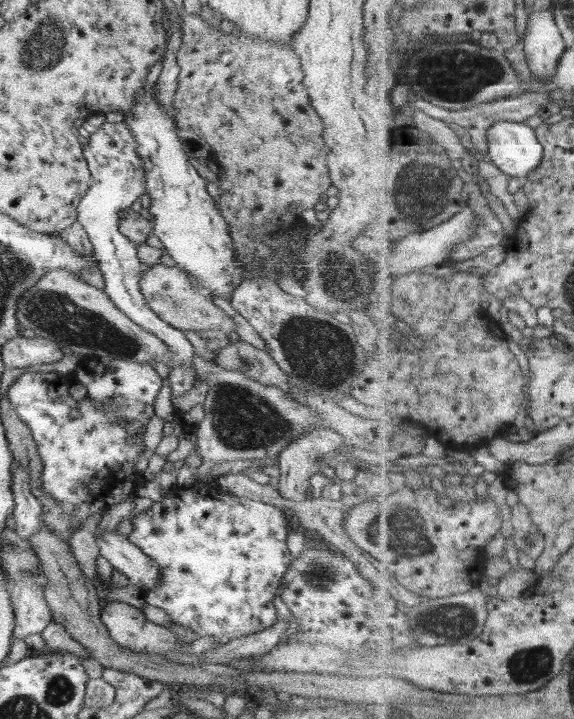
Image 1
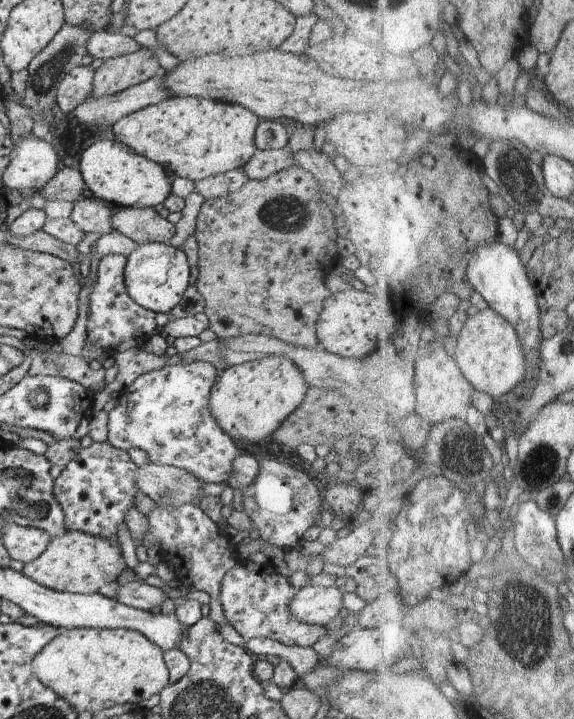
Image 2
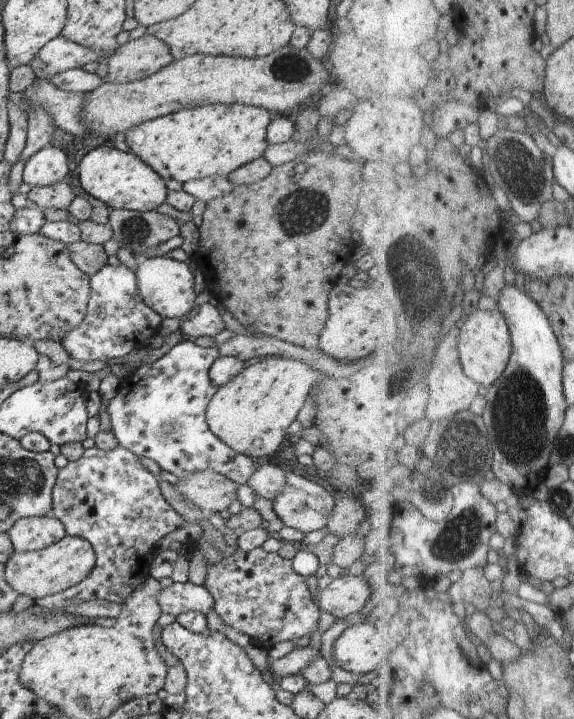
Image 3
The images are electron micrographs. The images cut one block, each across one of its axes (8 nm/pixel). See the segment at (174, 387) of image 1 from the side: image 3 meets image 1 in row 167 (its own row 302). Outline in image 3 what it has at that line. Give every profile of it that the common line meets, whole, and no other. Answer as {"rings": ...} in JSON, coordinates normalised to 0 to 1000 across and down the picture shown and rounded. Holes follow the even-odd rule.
{"rings":[[[211,366],[206,370],[188,367],[157,385],[157,417],[152,428],[146,445],[105,473],[105,478],[118,490],[122,498],[141,503],[164,502],[172,508],[188,502],[200,503],[226,490],[256,481],[260,469],[267,469],[272,465],[279,449],[284,446],[279,437],[272,437],[268,431],[258,428],[256,423],[251,423],[239,402],[235,380],[223,370],[216,370]]]}

